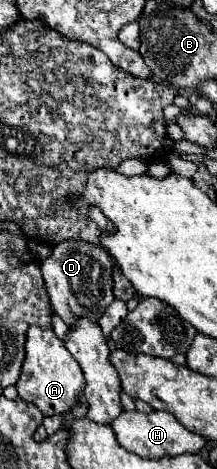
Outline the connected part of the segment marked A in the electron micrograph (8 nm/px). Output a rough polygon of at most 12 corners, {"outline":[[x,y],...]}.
{"outline":[[30,326],[16,382],[44,416],[84,390],[80,364],[54,330]]}

